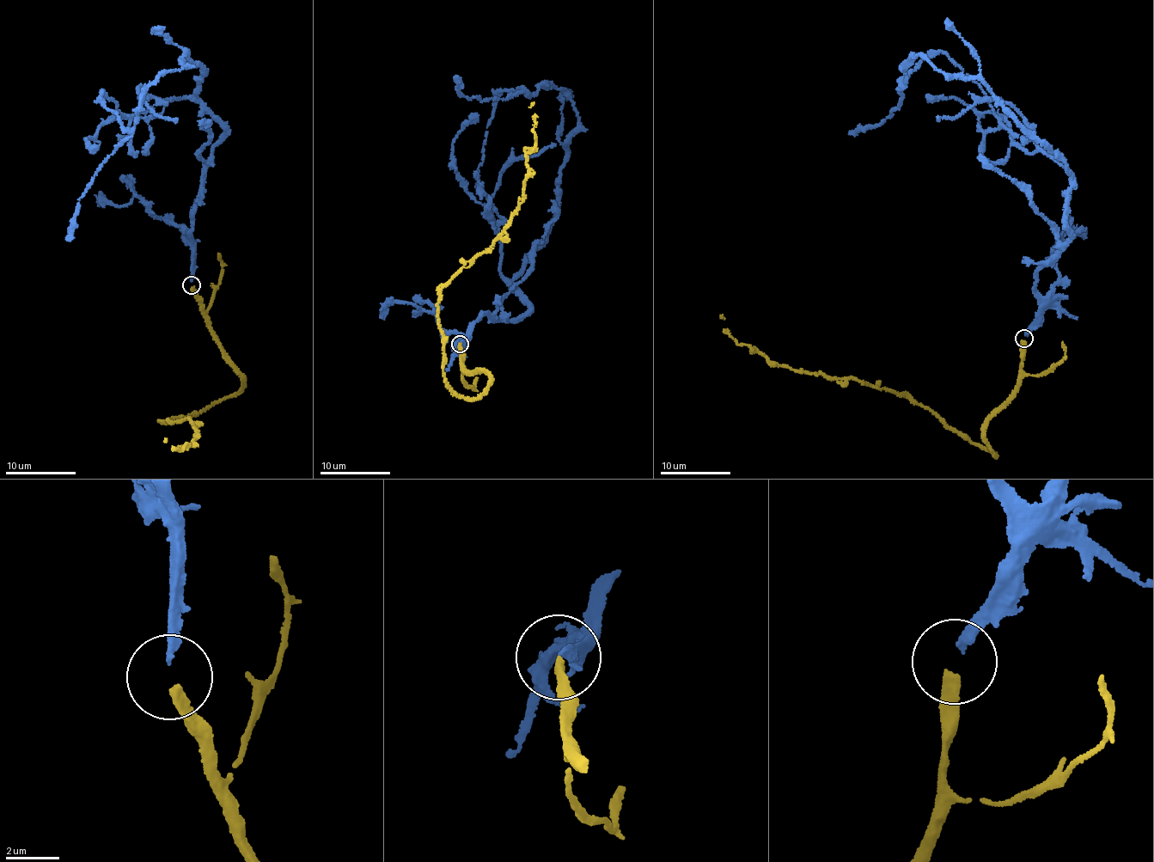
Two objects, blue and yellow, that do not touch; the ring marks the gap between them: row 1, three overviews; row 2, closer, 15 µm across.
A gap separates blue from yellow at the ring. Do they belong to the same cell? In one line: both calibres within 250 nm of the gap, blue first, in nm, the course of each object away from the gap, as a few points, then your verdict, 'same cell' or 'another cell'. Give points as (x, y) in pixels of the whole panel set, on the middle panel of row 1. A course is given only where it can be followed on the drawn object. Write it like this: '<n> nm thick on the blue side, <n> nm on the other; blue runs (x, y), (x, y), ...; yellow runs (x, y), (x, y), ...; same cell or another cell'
260 nm thick on the blue side, 380 nm on the other; blue runs (459, 345), (483, 311), (528, 311), (512, 282), (544, 241), (577, 113), (552, 87), (468, 98), (458, 76); yellow runs (459, 345), (465, 372), (491, 378), (477, 397), (445, 377), (439, 291), (518, 205), (534, 102); same cell

